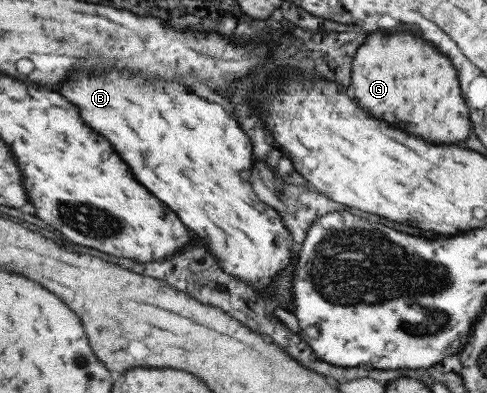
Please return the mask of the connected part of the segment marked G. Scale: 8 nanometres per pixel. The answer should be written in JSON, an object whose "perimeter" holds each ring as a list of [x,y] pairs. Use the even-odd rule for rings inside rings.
{"perimeter":[[[373,33],[358,47],[351,63],[351,83],[346,87],[355,103],[375,120],[384,121],[409,135],[420,137],[429,143],[461,145],[470,134],[468,107],[460,95],[455,69],[449,59],[437,53],[429,43],[423,43],[411,35],[385,35]]]}

